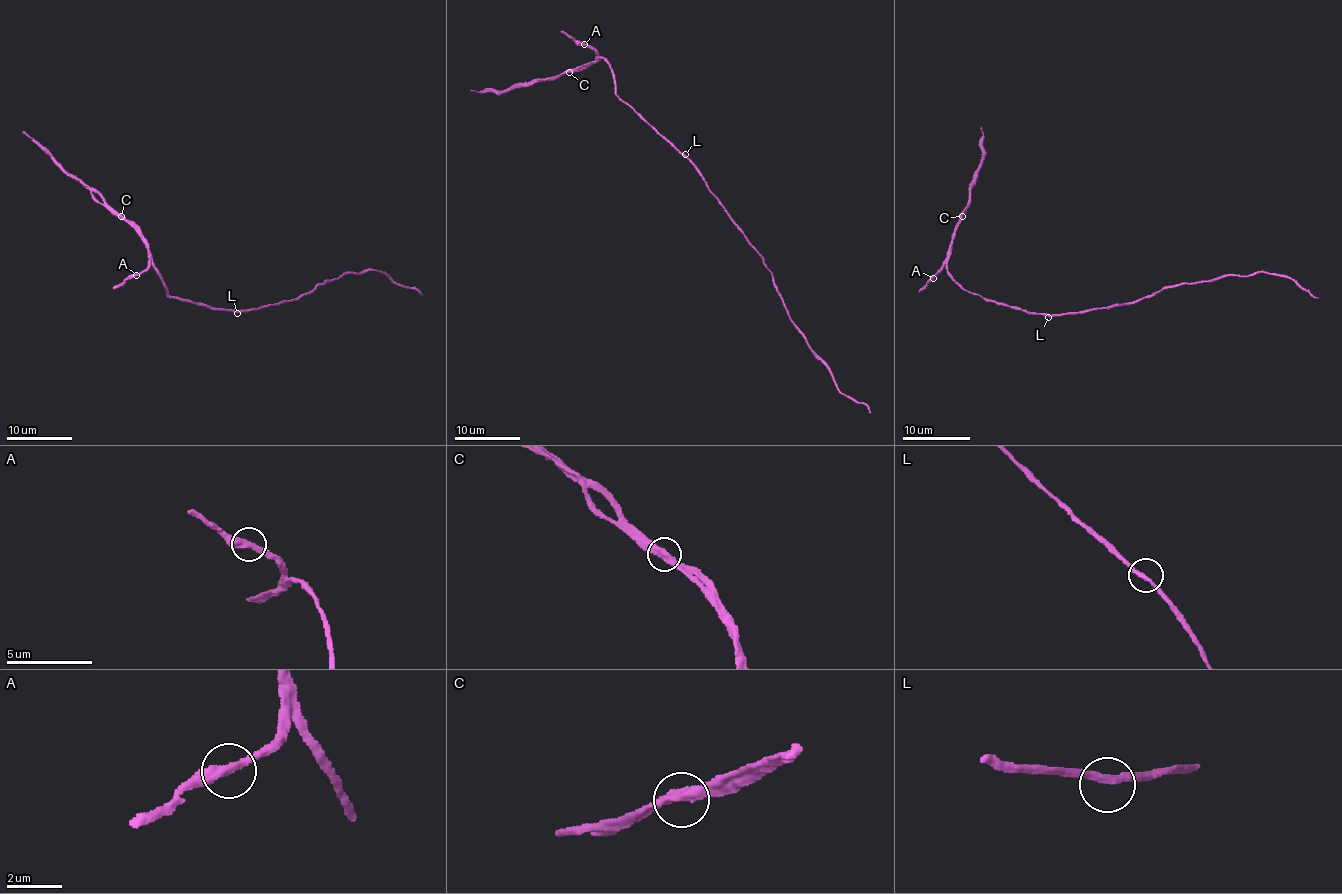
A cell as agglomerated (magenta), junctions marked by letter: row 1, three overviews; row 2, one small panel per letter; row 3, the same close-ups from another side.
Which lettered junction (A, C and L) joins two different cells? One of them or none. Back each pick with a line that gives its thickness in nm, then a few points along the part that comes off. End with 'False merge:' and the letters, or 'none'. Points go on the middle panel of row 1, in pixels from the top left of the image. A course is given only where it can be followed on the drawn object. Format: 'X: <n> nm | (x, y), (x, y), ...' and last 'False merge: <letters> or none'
False merge: none

